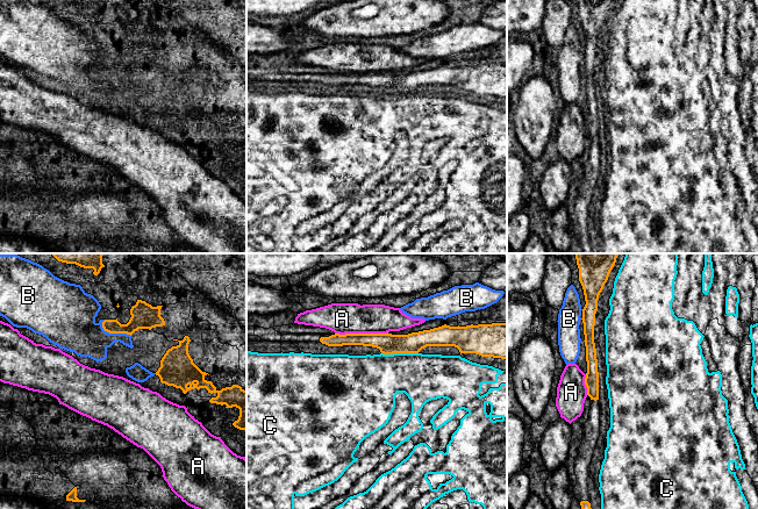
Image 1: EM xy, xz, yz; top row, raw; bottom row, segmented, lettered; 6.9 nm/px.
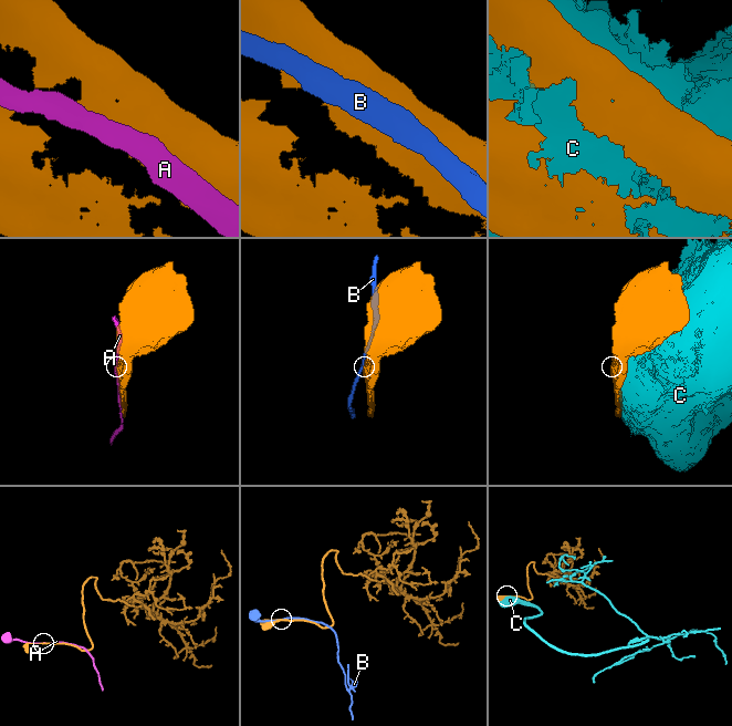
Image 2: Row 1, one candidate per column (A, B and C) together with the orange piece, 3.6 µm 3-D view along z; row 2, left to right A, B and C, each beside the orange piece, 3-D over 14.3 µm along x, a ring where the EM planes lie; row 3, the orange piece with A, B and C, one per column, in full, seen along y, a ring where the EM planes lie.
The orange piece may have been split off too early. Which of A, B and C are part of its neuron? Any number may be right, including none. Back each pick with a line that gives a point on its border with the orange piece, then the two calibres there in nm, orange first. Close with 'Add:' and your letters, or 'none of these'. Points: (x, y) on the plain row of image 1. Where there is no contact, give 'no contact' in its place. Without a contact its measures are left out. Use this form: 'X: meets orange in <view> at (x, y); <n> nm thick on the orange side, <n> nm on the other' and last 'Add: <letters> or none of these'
Add: none of these

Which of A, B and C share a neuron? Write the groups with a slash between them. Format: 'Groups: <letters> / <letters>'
Groups: A / B / C

